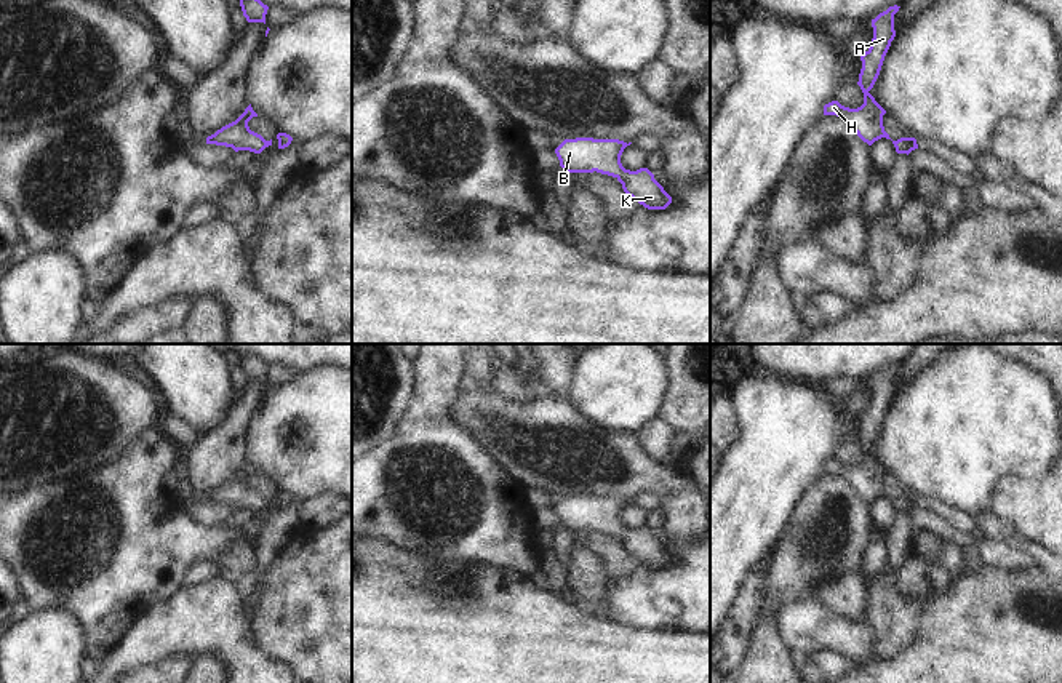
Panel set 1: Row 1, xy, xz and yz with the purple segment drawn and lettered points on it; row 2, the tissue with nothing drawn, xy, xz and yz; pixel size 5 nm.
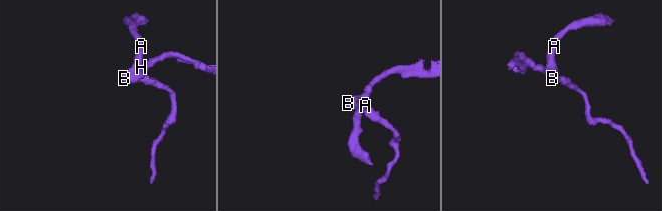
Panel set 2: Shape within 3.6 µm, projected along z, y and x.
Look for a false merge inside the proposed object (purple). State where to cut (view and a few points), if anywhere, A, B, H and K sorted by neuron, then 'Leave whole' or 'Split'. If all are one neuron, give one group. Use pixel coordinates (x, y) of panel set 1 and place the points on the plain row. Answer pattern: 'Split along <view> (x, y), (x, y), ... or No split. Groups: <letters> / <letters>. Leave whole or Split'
No split. Groups: A B H K. Leave whole.

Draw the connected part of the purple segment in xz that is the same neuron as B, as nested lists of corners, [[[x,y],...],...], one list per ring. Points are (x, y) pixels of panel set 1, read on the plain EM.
[[[576,496],[565,497],[555,512],[568,531],[601,531],[616,536],[624,550],[648,568],[665,568],[672,555],[648,526],[625,528],[621,513],[627,504],[619,497]]]

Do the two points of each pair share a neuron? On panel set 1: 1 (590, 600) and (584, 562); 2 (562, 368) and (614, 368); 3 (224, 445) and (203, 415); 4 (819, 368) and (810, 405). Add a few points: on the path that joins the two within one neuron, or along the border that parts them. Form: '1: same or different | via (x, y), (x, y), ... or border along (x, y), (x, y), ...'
1: same | via (590, 591), (587, 571)
2: different | border along (579, 360), (568, 400)
3: different | border along (237, 400), (229, 415), (207, 432)
4: different | border along (779, 375), (821, 381), (824, 384)

